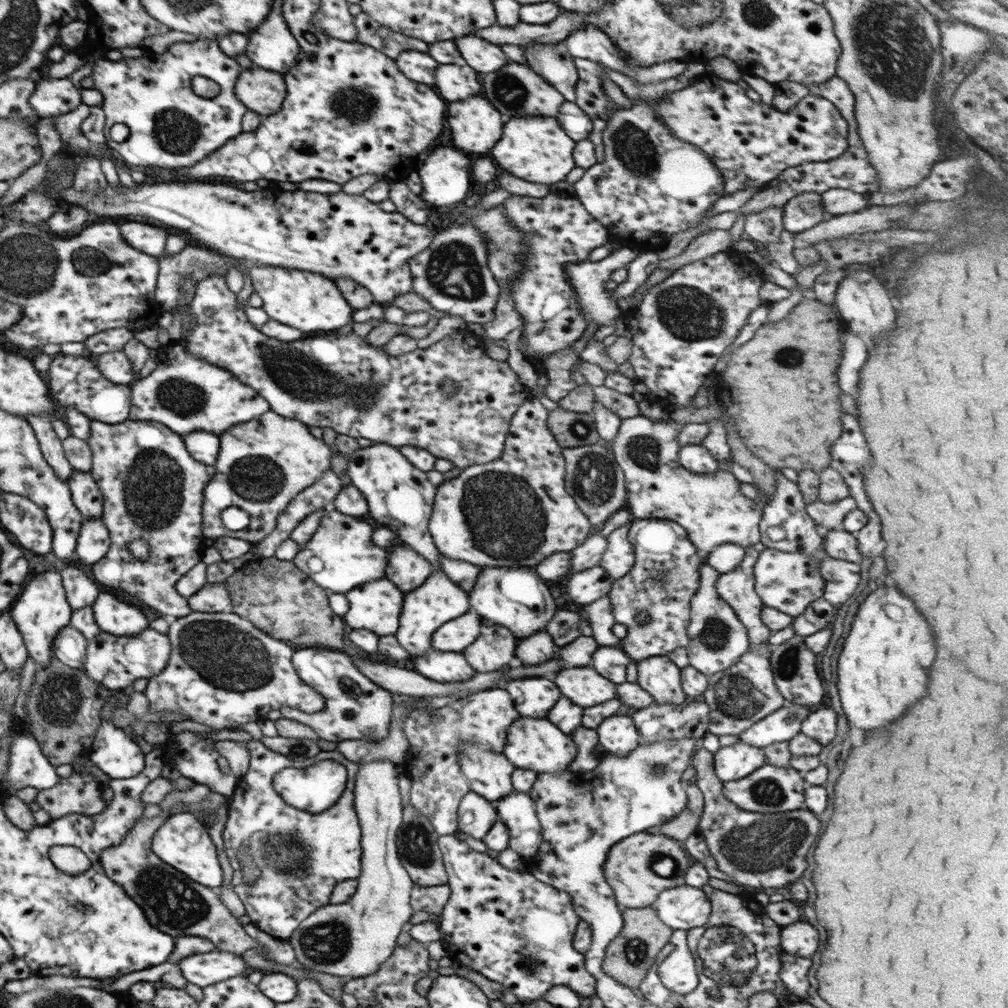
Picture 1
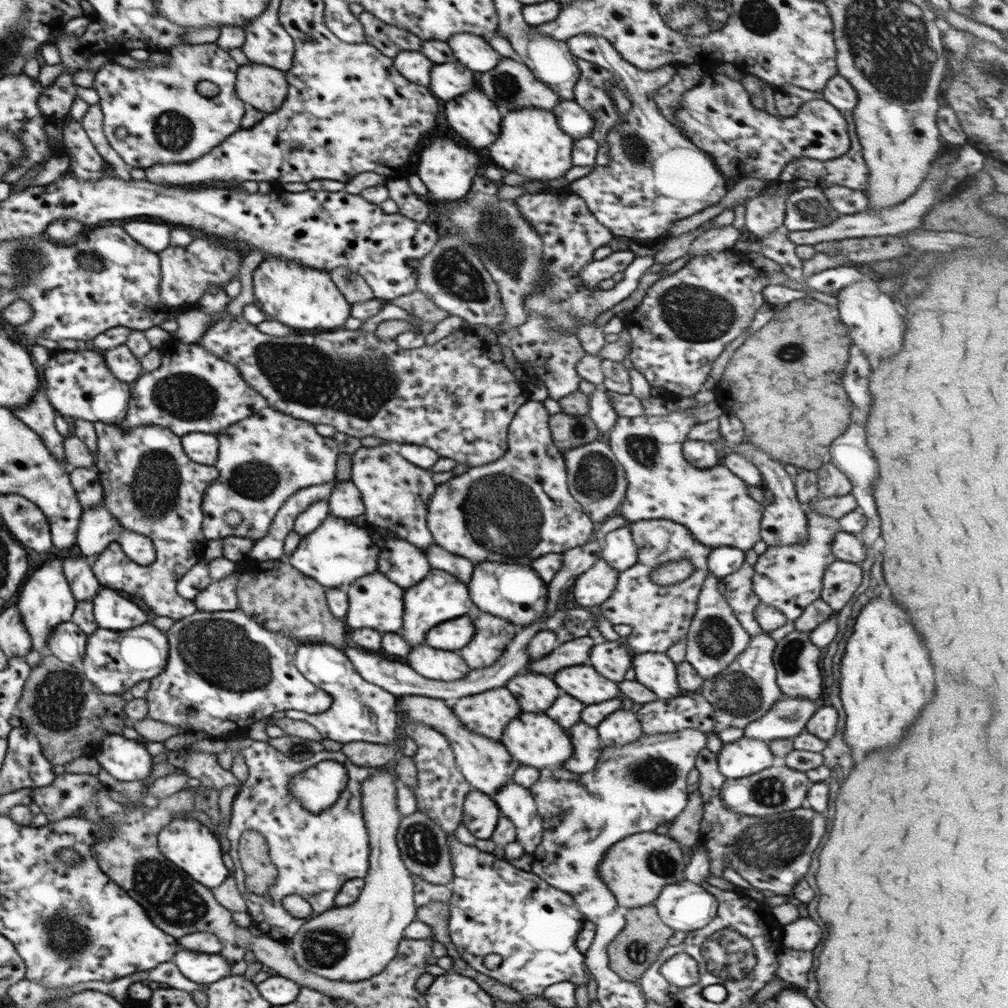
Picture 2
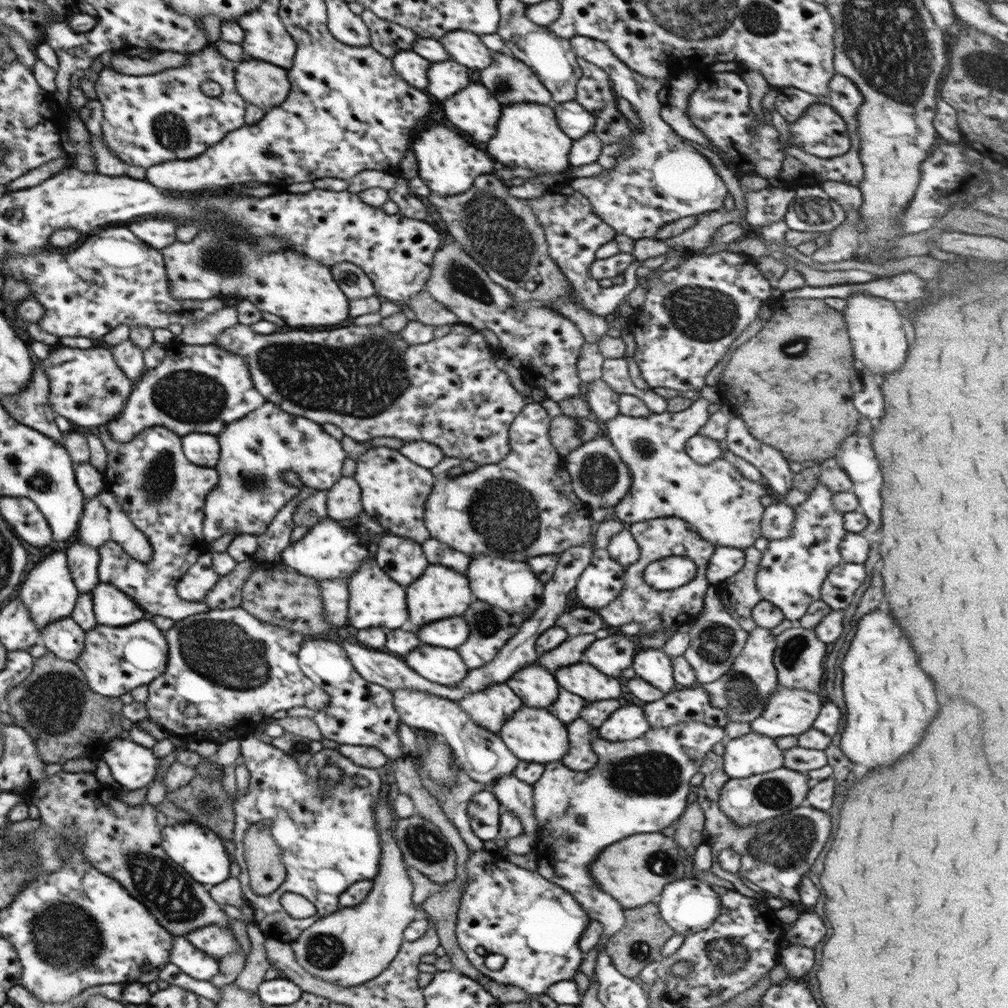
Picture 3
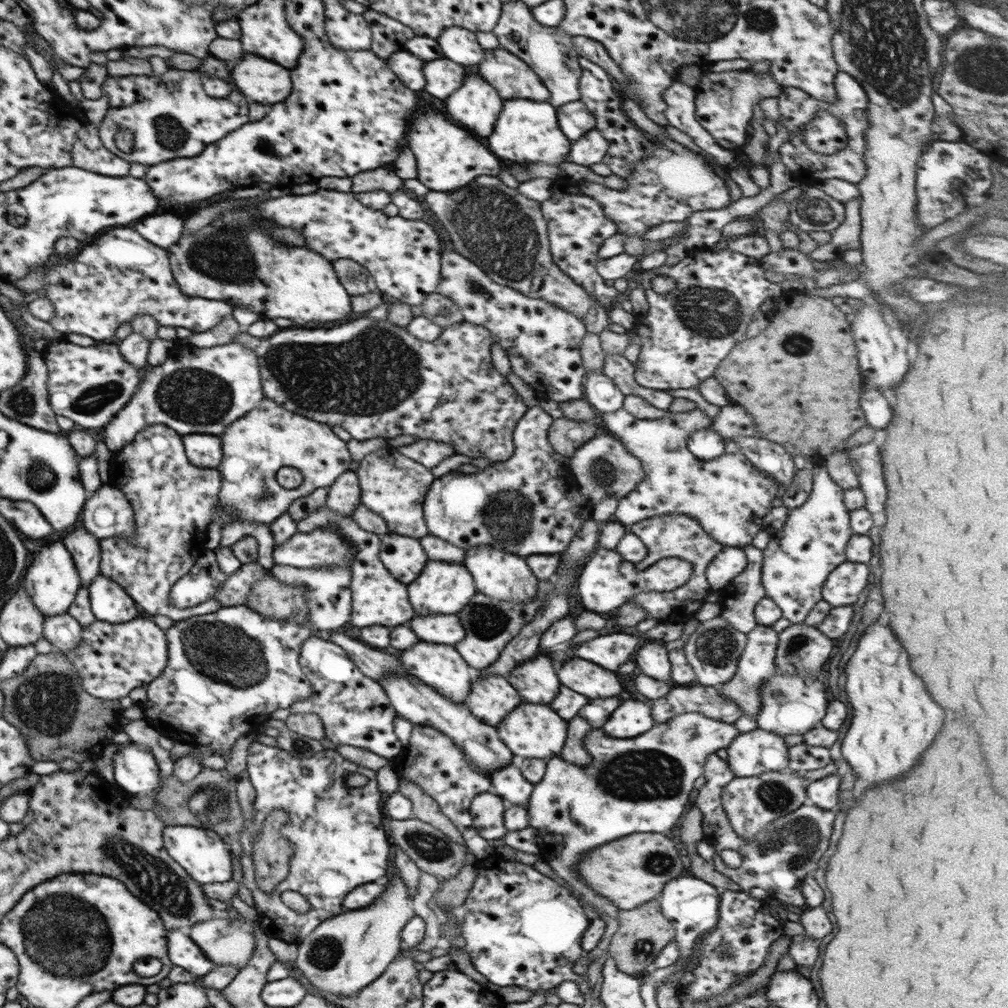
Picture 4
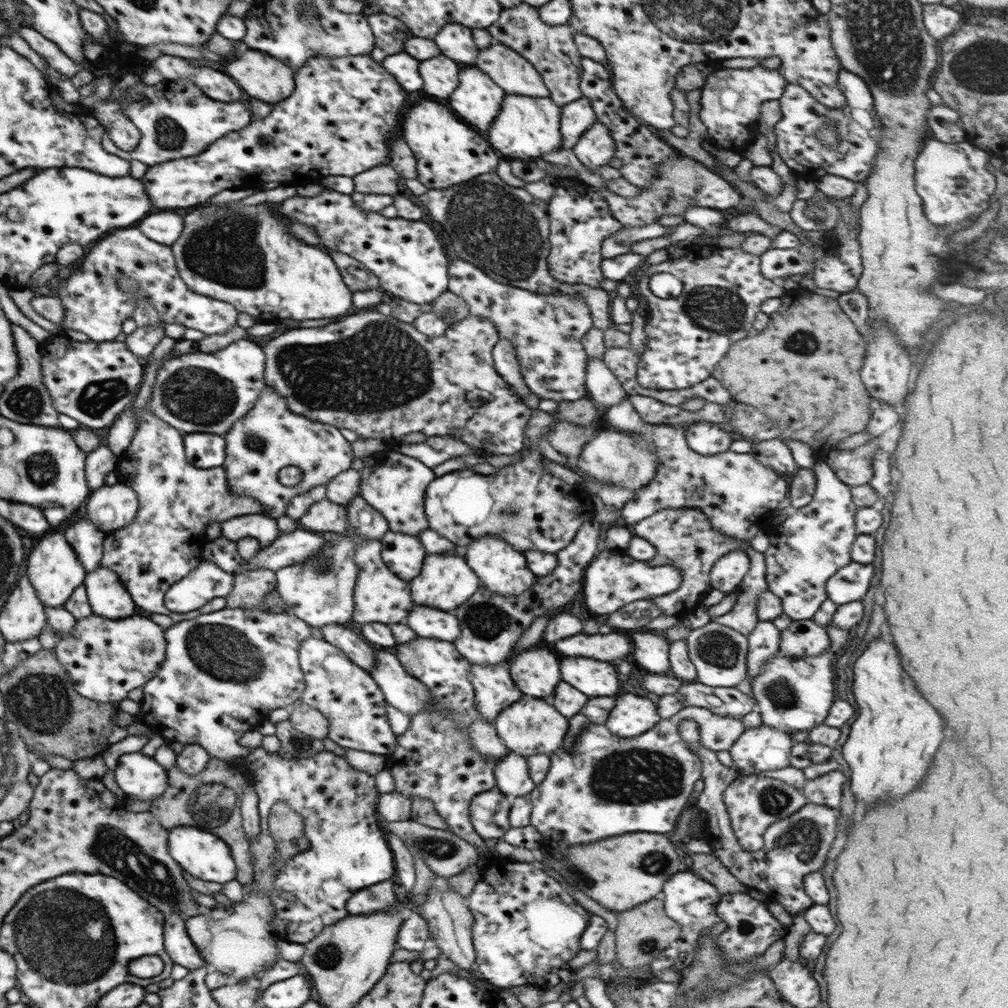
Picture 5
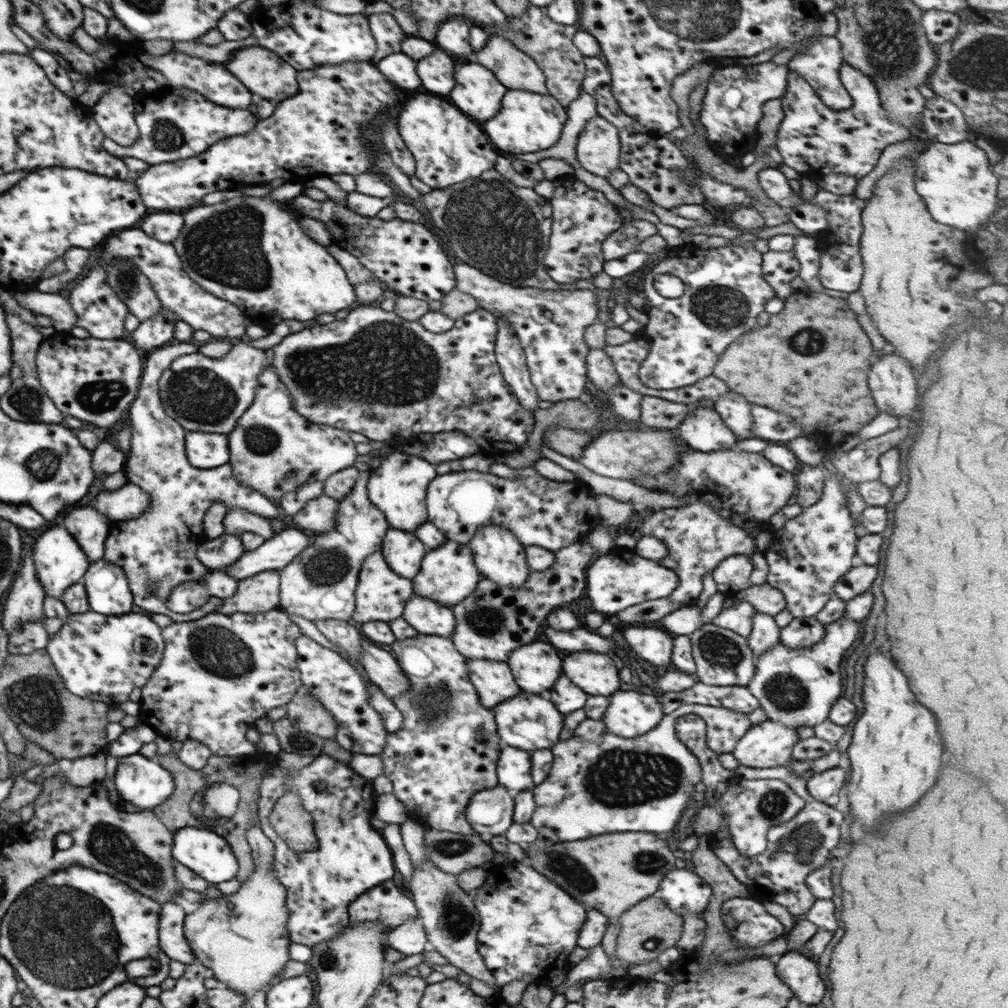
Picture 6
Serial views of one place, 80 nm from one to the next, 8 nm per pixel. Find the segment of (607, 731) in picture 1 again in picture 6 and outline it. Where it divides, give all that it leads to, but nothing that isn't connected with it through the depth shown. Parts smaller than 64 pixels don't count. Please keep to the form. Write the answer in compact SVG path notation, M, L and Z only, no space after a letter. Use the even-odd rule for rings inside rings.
M615 692L602 716L606 729L615 736L633 738L655 728L662 717L660 703L644 692Z

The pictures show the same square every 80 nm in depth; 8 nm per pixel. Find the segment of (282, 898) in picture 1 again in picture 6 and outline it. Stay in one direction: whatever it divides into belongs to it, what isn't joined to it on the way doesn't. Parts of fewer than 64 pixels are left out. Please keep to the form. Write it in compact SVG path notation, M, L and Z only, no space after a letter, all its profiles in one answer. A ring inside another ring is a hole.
M321 753L291 775L287 775L281 767L269 764L258 786L257 825L274 846L272 872L286 890L289 940L311 948L344 931L349 922L349 903L395 874L392 854L380 830L369 823L377 797L369 779L353 772L347 764ZM287 790L295 790L301 806L311 815L316 839L313 850L293 852L268 823L271 807Z

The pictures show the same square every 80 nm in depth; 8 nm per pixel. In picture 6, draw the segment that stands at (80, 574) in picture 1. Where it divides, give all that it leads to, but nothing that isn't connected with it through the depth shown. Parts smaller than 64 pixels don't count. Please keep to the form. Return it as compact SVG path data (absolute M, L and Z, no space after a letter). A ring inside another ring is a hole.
M92 505L73 506L65 512L64 529L76 540L79 549L85 553L87 563L101 559L104 542L110 530L110 524Z

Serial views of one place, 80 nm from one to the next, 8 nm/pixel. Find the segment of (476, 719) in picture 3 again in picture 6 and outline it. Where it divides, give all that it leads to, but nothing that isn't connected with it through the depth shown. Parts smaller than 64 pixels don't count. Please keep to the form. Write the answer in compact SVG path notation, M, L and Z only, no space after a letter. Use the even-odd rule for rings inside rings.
M467 658L466 669L480 705L487 710L521 692L506 662Z

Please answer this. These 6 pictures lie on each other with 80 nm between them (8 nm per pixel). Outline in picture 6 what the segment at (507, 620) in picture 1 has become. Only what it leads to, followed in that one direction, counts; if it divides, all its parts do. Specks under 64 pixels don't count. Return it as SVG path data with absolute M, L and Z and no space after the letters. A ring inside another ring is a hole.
M500 524L481 526L473 533L467 545L473 555L473 565L481 578L489 579L497 587L519 588L525 583L529 569L526 566L524 547L508 528Z

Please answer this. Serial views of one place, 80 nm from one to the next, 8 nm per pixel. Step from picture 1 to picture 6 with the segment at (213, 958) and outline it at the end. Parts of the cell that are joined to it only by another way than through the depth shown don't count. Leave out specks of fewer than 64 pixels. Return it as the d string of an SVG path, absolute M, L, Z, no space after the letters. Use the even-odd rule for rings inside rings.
M163 904L159 914L159 948L170 958L181 964L189 964L194 960L186 938L182 931L183 910L177 904Z

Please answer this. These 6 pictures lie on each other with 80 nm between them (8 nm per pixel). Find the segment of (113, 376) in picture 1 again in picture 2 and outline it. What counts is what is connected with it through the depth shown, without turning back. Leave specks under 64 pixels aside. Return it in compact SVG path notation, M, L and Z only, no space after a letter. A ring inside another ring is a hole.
M124 344L108 348L103 352L103 361L108 371L121 382L132 384L142 374L139 360Z

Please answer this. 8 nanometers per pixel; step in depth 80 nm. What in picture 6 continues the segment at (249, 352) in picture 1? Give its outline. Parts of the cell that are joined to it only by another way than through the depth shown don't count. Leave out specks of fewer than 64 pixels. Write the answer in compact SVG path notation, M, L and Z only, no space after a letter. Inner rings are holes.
M378 302L365 305L359 305L358 307L348 311L348 314L343 319L334 320L327 324L316 324L311 328L305 328L305 330L299 330L287 334L281 338L280 342L272 347L273 358L270 358L270 366L276 372L277 378L281 381L281 384L287 389L292 409L303 418L306 418L313 424L324 424L333 428L341 429L346 432L356 432L368 438L374 442L382 442L381 440L389 440L389 436L398 436L400 439L408 439L410 436L416 436L421 432L425 434L436 435L441 432L461 431L472 438L477 444L480 452L487 455L496 455L501 451L508 449L517 450L527 440L532 426L533 416L525 410L515 395L511 392L511 389L507 386L507 383L501 378L499 367L496 363L496 357L494 352L494 339L496 330L496 319L492 314L489 314L482 308L477 308L473 312L468 312L465 316L454 320L453 326L447 332L435 333L427 332L417 320L405 320L399 318L393 311L383 311ZM327 392L341 392L341 394L351 394L351 396L361 396L363 400L329 400L329 394Z

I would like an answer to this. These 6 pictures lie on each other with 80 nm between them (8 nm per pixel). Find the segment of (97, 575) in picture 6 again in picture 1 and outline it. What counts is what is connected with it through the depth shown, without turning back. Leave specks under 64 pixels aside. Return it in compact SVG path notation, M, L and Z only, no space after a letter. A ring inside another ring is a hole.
M109 592L100 593L91 603L92 616L100 632L133 636L148 628L147 618L133 605L119 602Z

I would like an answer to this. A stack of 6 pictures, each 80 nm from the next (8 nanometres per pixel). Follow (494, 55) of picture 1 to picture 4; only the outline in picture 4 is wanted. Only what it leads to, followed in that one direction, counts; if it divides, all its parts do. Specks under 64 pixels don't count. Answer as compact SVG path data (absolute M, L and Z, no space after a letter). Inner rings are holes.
M449 27L436 38L445 58L461 66L477 66L483 60L482 48L471 31L459 27Z

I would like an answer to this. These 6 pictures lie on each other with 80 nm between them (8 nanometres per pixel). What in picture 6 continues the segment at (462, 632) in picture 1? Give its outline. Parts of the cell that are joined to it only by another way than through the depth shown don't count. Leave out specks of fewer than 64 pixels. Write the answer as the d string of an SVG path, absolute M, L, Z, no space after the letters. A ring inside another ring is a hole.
M411 594L403 607L401 617L410 628L421 635L450 637L455 629L455 620L450 607L441 606L425 597Z

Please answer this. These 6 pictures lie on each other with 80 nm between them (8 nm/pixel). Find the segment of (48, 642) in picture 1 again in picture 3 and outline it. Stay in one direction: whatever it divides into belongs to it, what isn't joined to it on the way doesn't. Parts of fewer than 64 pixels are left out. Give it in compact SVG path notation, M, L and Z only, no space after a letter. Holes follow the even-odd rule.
M53 550L45 560L41 560L34 568L31 568L20 585L16 598L29 611L29 617L37 632L49 623L69 617L78 598L77 589L71 581L69 569L67 569L67 556L62 551Z

